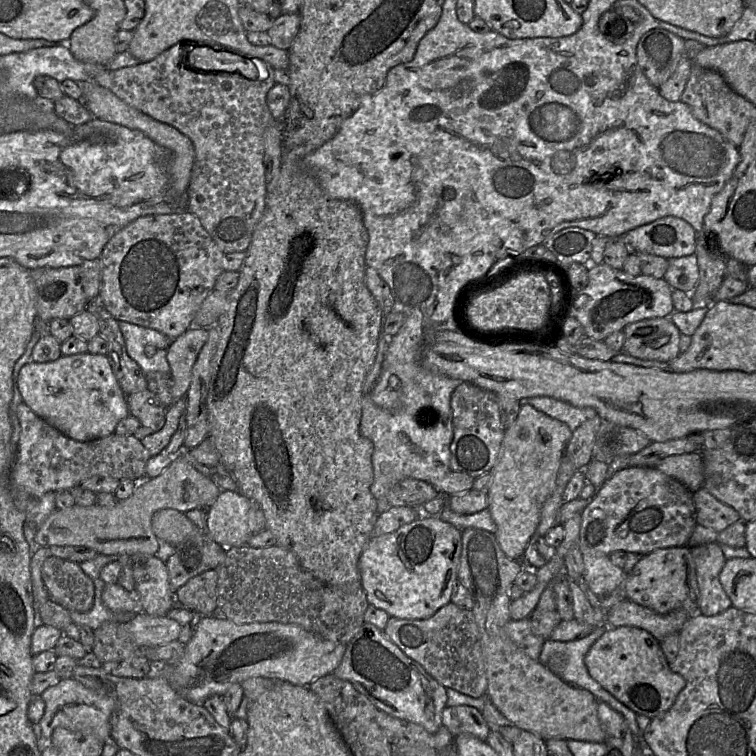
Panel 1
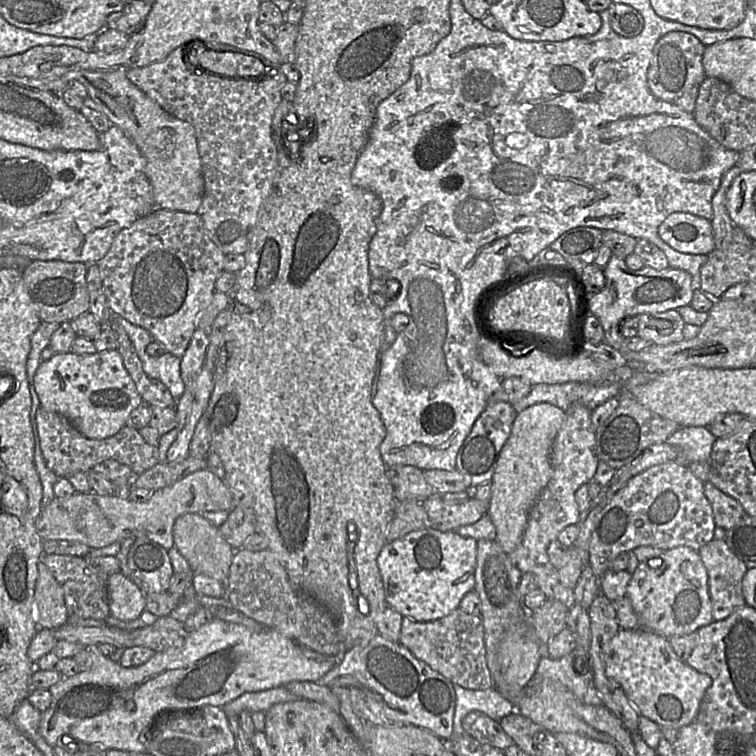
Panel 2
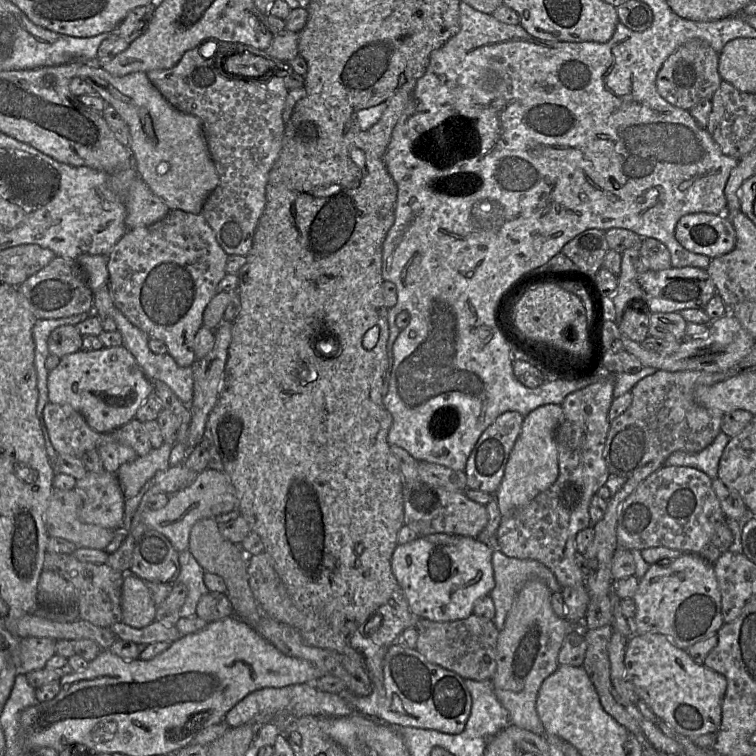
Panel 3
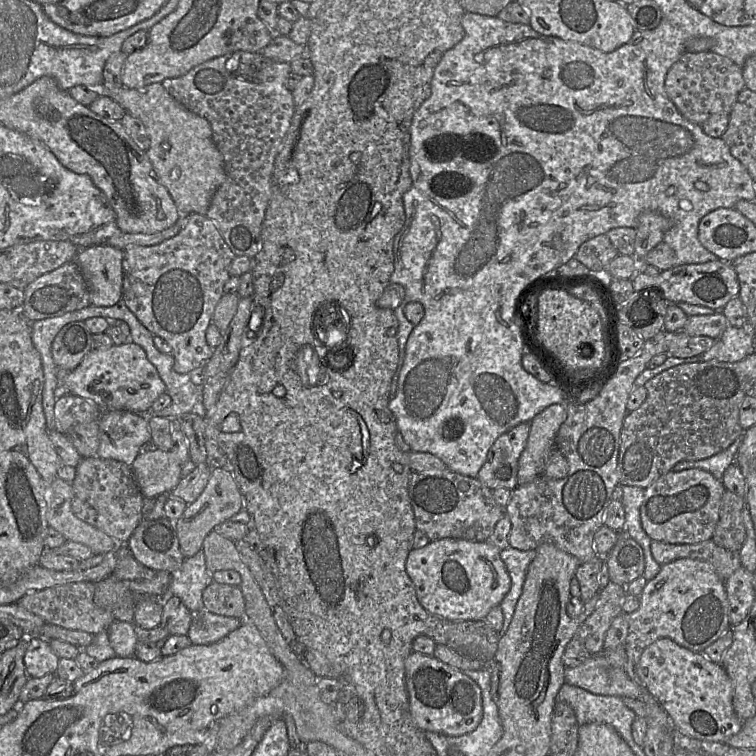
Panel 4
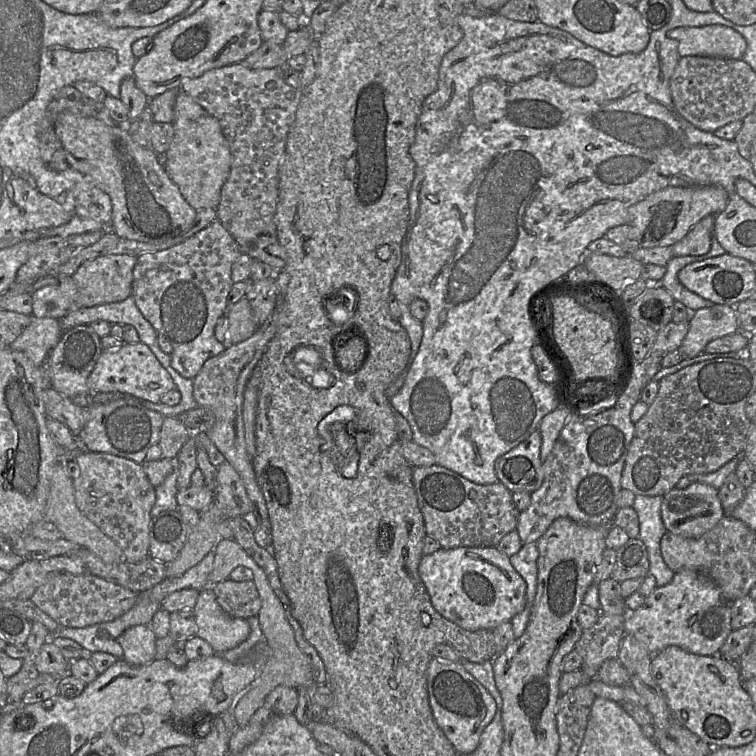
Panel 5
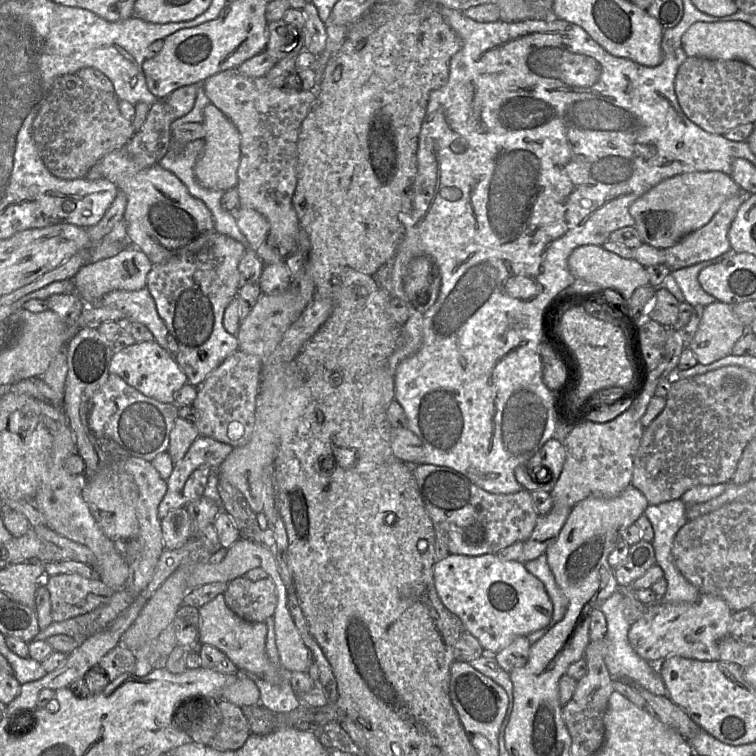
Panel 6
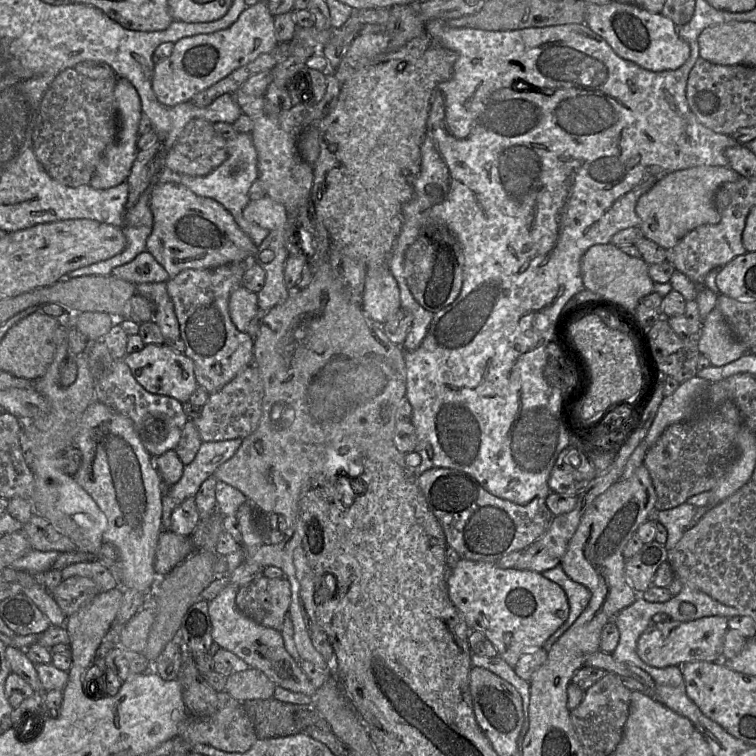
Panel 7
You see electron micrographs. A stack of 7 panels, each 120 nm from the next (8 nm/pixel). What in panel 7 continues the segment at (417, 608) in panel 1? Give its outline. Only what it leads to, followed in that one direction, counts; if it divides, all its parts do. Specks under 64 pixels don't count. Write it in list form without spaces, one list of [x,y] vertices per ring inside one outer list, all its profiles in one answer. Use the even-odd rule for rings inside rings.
[[[461,558],[448,570],[446,584],[449,598],[460,612],[467,627],[484,634],[496,648],[497,656],[511,668],[517,664],[523,654],[543,648],[544,643],[569,615],[569,604],[563,589],[538,572],[515,568],[501,569],[493,562]]]

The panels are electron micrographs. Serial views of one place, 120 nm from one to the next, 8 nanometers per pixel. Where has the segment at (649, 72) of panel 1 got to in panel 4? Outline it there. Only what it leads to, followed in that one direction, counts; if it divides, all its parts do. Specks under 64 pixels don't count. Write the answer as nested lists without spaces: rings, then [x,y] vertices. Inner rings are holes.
[[[687,52],[669,69],[664,88],[680,113],[687,120],[701,126],[713,114],[728,114],[739,93],[746,87],[742,68],[729,58],[712,52]]]

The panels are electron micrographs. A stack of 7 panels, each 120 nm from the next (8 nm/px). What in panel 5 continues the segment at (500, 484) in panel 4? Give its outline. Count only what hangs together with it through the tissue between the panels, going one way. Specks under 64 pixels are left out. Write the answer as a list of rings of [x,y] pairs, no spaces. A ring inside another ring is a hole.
[[[536,430],[516,447],[498,457],[494,466],[498,481],[512,492],[536,491],[543,482],[540,448],[541,435]]]

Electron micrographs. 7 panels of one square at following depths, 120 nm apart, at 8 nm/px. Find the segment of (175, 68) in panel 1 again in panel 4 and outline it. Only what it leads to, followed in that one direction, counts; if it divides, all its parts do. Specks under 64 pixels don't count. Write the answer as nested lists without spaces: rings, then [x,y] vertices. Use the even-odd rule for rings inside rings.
[[[237,51],[232,55],[225,54],[223,56],[206,61],[194,67],[183,76],[177,78],[168,78],[161,83],[162,86],[176,101],[178,101],[188,110],[205,118],[211,125],[213,141],[224,159],[225,180],[213,195],[209,209],[206,213],[206,217],[214,222],[224,241],[236,256],[247,256],[249,258],[254,258],[260,248],[262,224],[265,218],[268,204],[271,199],[271,177],[274,168],[274,162],[277,154],[279,153],[281,143],[283,142],[283,139],[290,127],[291,120],[296,108],[292,96],[292,91],[290,91],[286,87],[286,79],[291,72],[292,70],[289,63],[274,61],[263,56],[260,53]]]

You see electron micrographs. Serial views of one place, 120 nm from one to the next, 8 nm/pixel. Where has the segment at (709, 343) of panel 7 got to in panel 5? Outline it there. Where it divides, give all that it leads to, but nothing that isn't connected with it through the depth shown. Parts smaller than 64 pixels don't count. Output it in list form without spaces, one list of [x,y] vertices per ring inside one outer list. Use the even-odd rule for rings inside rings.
[[[715,304],[690,314],[688,332],[679,348],[684,357],[693,358],[704,352],[706,345],[720,337],[739,332],[734,306]]]

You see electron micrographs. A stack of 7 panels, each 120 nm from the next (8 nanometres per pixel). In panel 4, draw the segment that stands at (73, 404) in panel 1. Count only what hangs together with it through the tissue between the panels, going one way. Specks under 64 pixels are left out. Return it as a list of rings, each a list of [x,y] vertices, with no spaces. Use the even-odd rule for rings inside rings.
[[[125,342],[106,349],[93,348],[72,371],[64,372],[63,380],[55,389],[57,399],[75,395],[94,402],[101,412],[130,411],[145,415],[152,403],[163,393],[165,384],[155,366],[147,359],[144,349]]]

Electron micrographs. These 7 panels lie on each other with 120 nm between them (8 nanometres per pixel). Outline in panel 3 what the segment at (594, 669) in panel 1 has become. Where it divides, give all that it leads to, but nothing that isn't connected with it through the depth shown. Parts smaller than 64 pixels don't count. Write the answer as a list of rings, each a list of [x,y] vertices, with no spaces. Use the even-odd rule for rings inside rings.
[[[638,634],[628,640],[624,664],[638,698],[676,732],[690,739],[717,732],[727,688],[723,675],[696,663],[686,650],[676,647],[662,634]]]

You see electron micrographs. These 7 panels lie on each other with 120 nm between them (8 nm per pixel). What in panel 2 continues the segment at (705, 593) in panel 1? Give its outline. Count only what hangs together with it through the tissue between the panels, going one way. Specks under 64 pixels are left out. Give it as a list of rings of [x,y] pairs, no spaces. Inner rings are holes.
[[[717,528],[715,538],[702,546],[697,552],[708,574],[708,588],[713,619],[715,621],[724,620],[734,610],[746,605],[742,590],[742,581],[748,567],[729,549],[724,539],[718,539]]]

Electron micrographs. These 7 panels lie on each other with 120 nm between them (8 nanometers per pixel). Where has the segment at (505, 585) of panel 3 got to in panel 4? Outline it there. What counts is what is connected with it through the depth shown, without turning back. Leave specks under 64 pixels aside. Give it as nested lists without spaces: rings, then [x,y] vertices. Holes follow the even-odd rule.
[[[508,547],[500,551],[500,556],[511,578],[510,590],[500,603],[504,621],[503,626],[499,631],[501,635],[503,635],[512,621],[516,604],[522,593],[529,565],[536,557],[536,549],[518,550],[516,548]]]

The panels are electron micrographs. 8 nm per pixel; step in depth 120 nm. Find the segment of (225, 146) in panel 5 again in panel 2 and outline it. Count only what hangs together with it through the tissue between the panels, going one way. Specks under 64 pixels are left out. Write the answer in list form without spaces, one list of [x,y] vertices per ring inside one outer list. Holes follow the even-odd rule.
[[[127,66],[119,67],[112,71],[80,69],[67,72],[61,78],[67,78],[67,84],[72,80],[82,83],[87,89],[88,97],[97,103],[111,122],[121,128],[137,146],[145,158],[144,170],[152,186],[153,197],[157,208],[197,213],[202,202],[205,184],[195,129],[189,122],[180,120],[166,112],[134,85],[126,76],[126,72],[129,69],[131,68]]]

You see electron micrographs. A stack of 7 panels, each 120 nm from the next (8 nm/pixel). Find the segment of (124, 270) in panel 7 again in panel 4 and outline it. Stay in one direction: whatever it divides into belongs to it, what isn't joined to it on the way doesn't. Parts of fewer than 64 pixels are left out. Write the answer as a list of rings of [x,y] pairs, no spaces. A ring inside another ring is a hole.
[[[107,244],[83,248],[75,256],[88,285],[92,306],[109,307],[122,299],[123,256],[124,250]]]

